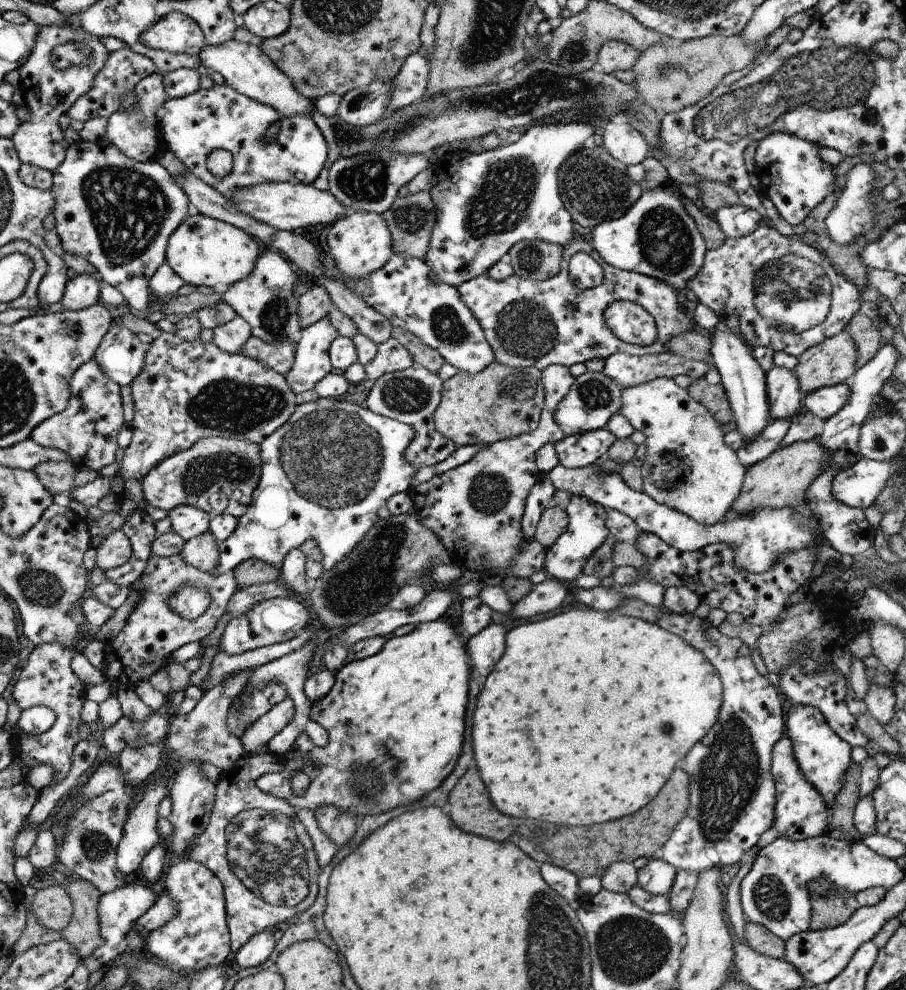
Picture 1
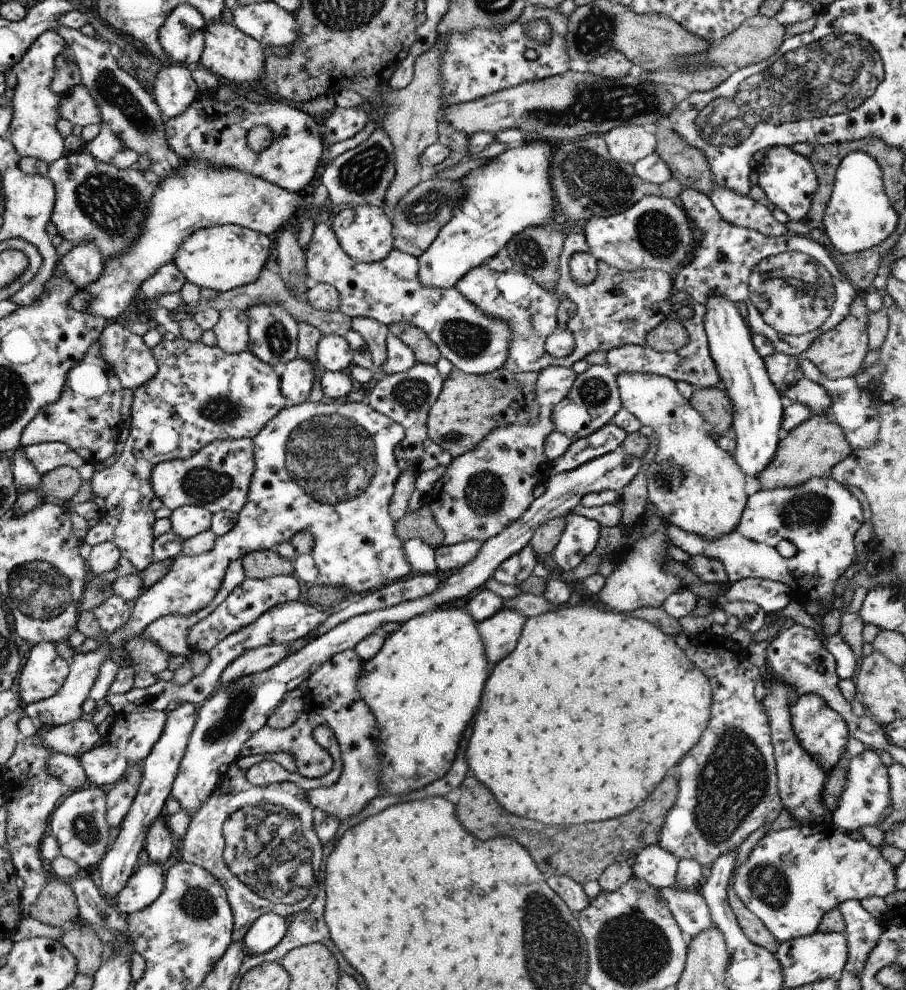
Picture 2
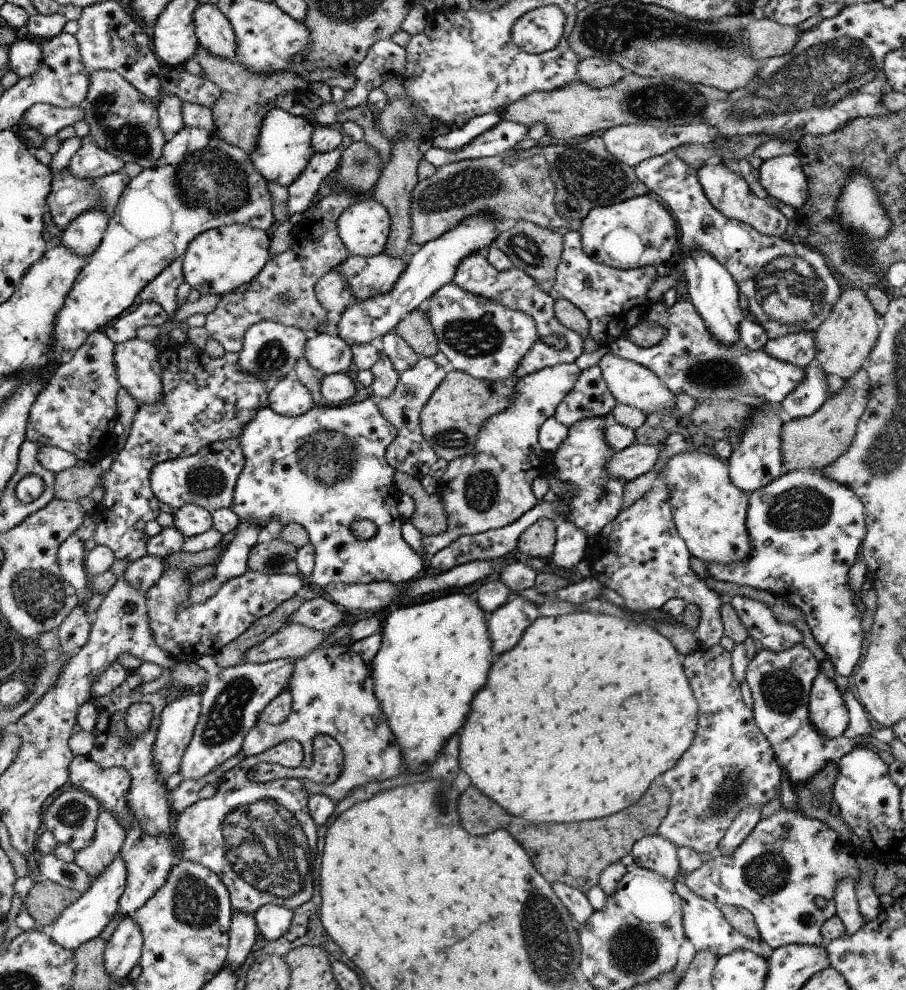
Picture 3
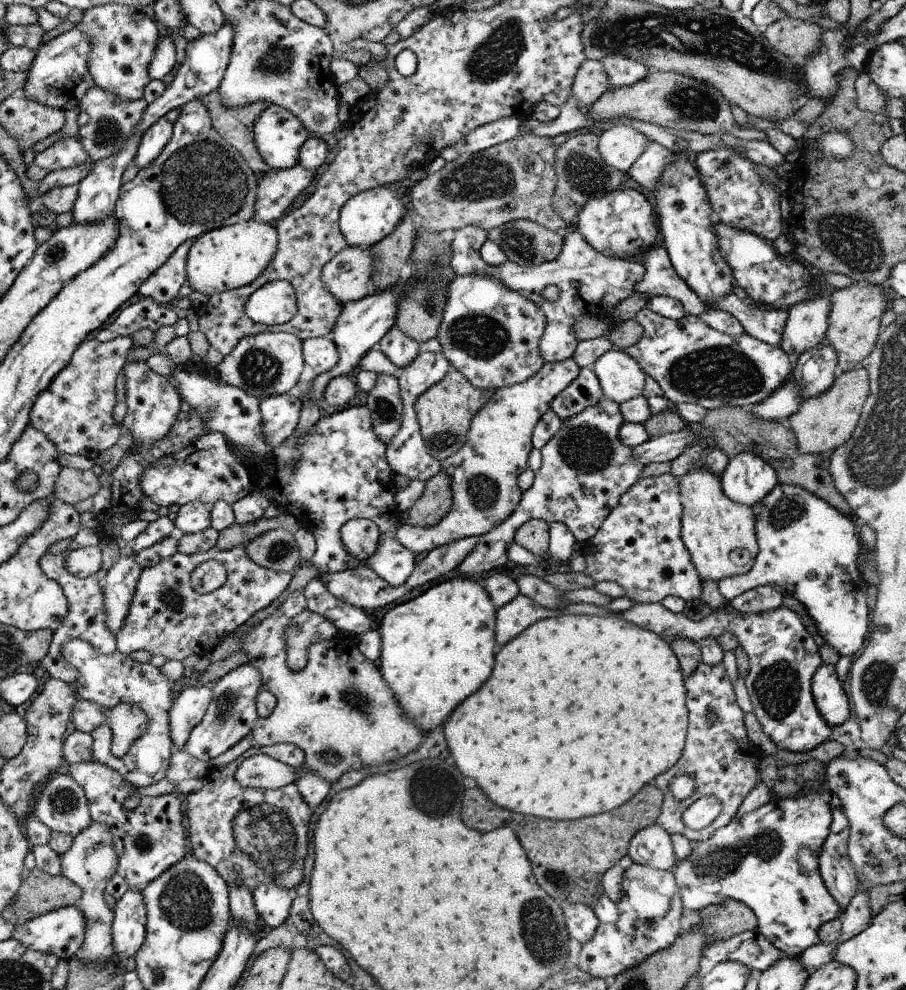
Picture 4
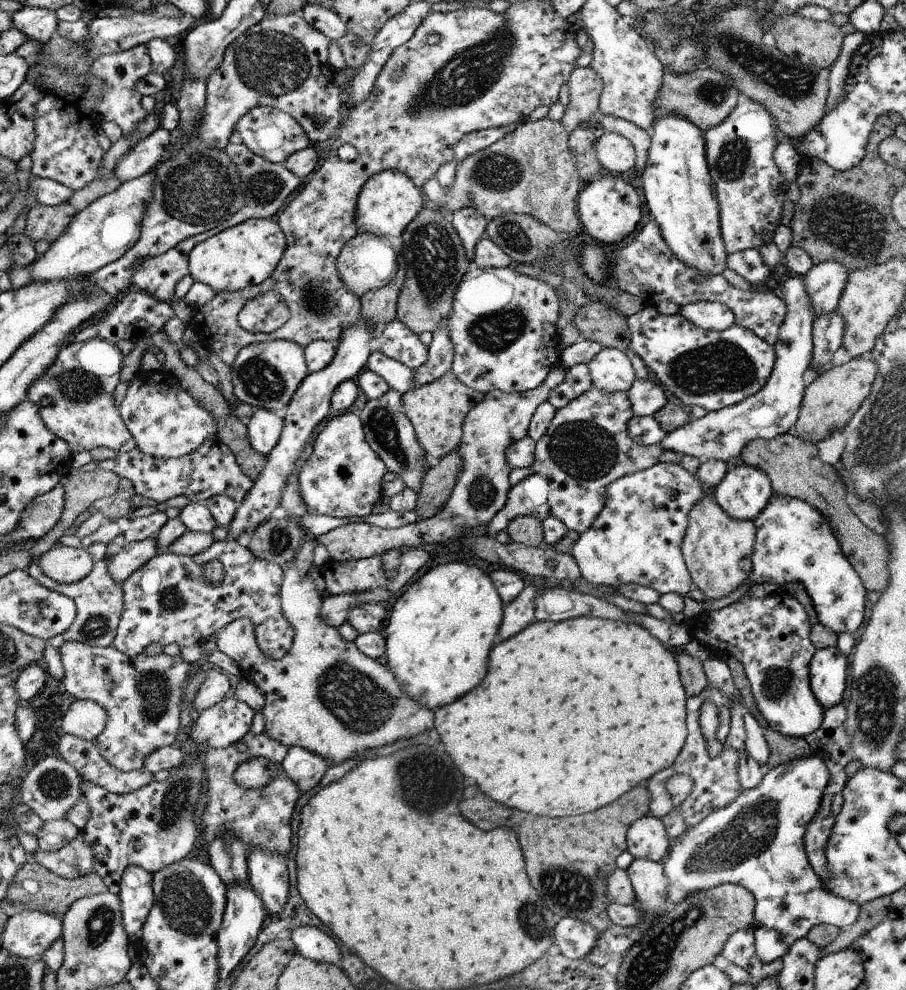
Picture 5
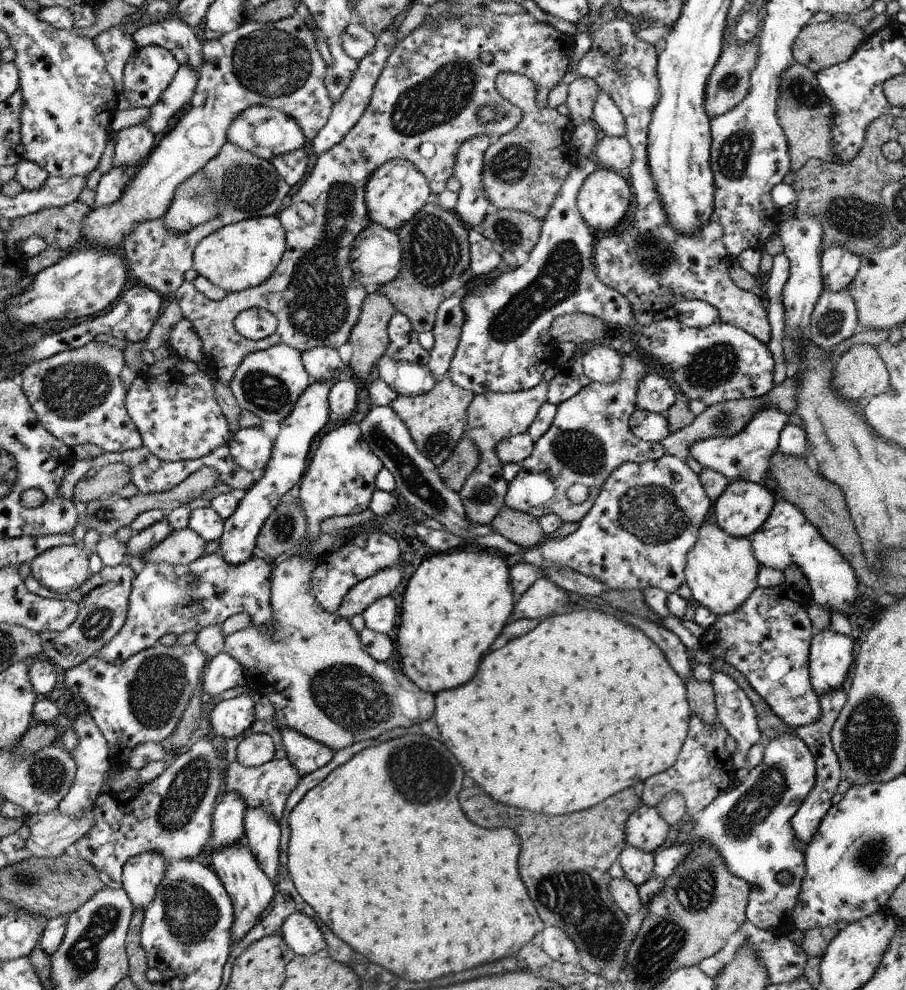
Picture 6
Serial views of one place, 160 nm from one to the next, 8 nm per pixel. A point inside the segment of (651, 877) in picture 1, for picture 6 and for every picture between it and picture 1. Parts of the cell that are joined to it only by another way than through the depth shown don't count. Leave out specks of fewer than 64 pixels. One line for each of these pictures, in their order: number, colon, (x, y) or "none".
2: (658, 867)
3: (656, 853)
4: (652, 846)
5: (650, 840)
6: (648, 831)

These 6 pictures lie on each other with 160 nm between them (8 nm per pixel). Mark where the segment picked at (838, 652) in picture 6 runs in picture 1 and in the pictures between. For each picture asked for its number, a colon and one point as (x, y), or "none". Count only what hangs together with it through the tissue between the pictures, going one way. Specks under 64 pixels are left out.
1: (823, 757)
2: (822, 732)
3: (828, 714)
4: (831, 697)
5: (828, 667)

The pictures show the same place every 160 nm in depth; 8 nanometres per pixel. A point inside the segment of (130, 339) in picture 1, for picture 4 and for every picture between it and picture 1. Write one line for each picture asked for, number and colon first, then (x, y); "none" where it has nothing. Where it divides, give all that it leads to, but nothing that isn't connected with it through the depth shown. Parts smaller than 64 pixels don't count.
2: (134, 362)
3: (137, 361)
4: (154, 404)

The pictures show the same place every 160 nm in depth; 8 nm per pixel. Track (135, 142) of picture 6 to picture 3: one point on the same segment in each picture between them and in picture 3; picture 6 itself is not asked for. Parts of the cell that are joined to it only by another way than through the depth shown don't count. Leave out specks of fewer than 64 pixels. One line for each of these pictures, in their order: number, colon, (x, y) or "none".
3: (109, 38)
4: (123, 37)
5: (118, 73)

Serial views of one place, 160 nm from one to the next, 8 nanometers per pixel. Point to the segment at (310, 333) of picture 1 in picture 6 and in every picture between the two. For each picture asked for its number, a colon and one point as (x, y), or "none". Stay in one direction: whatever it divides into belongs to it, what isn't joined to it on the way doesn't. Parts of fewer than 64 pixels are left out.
2: (298, 378)
3: (290, 397)
4: (280, 414)
5: (265, 426)
6: (251, 447)

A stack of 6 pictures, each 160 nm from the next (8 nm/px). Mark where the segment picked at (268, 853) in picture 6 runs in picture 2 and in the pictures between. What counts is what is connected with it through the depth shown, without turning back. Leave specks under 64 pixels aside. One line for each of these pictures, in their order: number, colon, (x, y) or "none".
2: (266, 933)
3: (273, 921)
4: (273, 904)
5: (267, 873)

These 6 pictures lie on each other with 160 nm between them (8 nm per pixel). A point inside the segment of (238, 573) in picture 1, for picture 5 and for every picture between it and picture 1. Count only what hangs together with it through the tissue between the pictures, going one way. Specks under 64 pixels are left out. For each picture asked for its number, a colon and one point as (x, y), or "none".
2: (261, 564)
3: (274, 557)
4: (276, 550)
5: (277, 540)

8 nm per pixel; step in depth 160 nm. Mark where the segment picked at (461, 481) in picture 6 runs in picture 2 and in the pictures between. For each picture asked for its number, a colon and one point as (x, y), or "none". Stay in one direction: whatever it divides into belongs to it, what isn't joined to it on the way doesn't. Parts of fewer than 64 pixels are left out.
2: (420, 524)
3: (430, 518)
4: (436, 500)
5: (439, 480)

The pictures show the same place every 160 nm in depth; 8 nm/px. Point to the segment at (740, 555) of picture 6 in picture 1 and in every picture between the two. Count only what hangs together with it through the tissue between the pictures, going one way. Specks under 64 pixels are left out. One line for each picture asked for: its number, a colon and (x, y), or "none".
1: (687, 466)
2: (699, 485)
3: (710, 509)
4: (721, 536)
5: (719, 547)

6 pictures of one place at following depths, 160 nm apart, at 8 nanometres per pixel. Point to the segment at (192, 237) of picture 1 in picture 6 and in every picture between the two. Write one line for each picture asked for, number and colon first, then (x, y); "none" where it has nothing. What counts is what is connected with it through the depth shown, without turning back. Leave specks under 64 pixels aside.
2: (222, 258)
3: (218, 261)
4: (224, 259)
5: (244, 255)
6: (242, 255)

